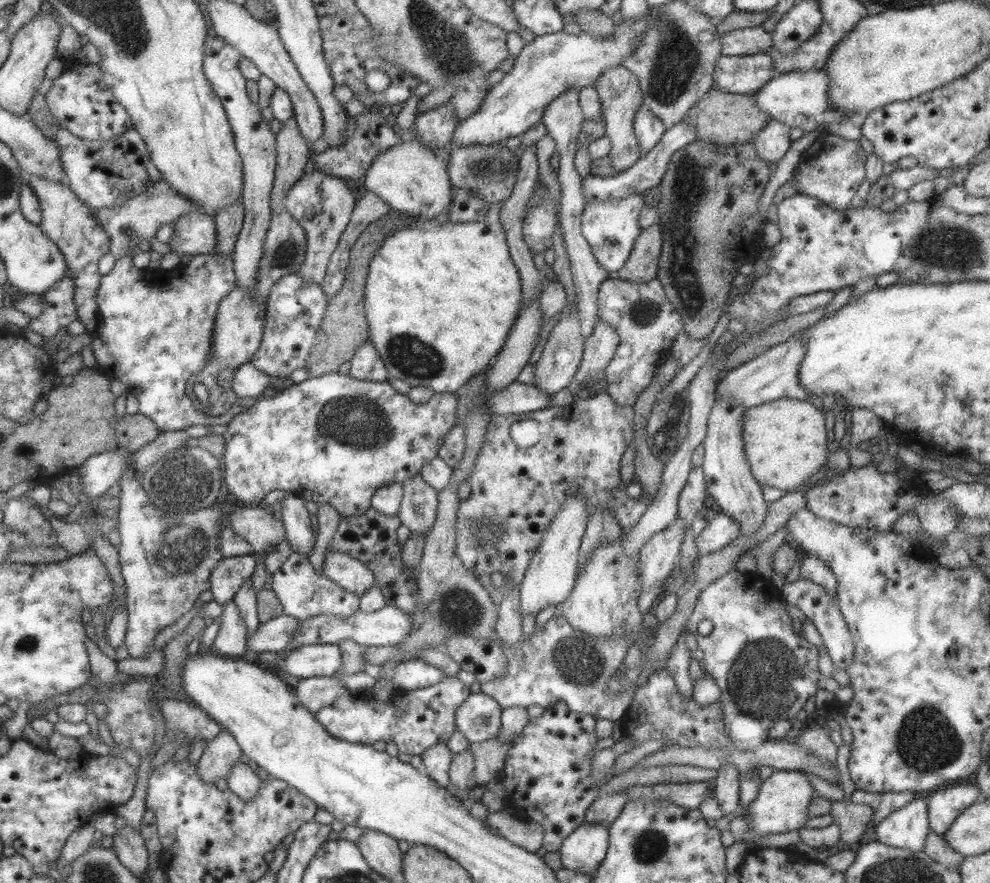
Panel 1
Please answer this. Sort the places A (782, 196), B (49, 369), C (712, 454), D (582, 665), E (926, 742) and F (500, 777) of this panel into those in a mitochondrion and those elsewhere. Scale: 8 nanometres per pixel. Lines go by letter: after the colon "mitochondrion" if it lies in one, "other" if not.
A: other
B: other
C: other
D: mitochondrion
E: mitochondrion
F: other

